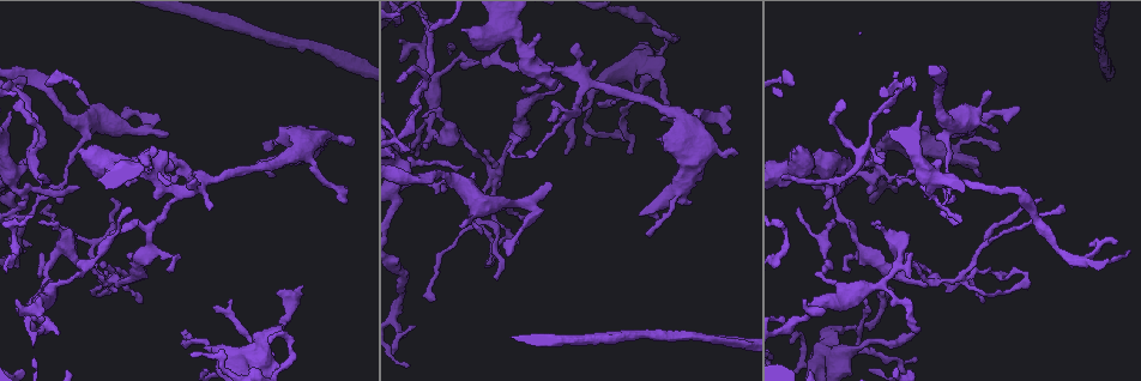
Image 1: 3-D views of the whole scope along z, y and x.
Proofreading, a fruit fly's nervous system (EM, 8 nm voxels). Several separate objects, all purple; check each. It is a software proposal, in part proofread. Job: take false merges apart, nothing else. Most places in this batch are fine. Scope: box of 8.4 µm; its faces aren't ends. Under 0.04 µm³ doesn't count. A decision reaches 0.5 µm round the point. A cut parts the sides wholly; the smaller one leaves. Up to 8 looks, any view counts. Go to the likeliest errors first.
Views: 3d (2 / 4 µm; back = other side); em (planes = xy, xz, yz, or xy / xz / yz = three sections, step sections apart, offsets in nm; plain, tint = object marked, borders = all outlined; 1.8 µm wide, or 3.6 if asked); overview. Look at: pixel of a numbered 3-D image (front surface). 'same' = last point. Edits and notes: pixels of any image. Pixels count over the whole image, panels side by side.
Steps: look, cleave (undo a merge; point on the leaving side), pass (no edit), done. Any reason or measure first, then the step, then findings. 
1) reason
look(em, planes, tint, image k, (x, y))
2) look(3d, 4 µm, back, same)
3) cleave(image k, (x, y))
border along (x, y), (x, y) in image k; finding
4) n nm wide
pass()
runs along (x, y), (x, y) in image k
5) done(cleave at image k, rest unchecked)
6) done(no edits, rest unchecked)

small branch off a trunk
look(em, 3.6 µm, planes, tint, image 1, (261, 343))

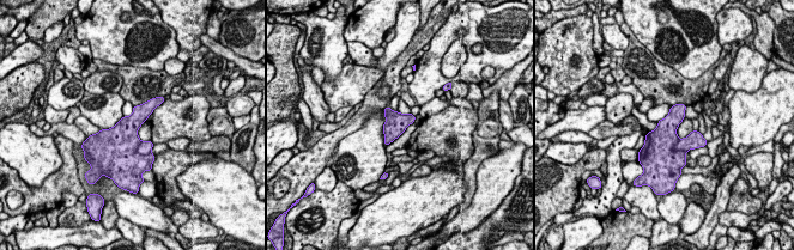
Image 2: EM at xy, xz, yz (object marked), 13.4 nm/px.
300 nm wide
cleave(image 2, (145, 147))
border along (140, 141), (137, 150), (150, 153) in image 2; two neurons meet here

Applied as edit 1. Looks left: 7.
redraw
look(overview)

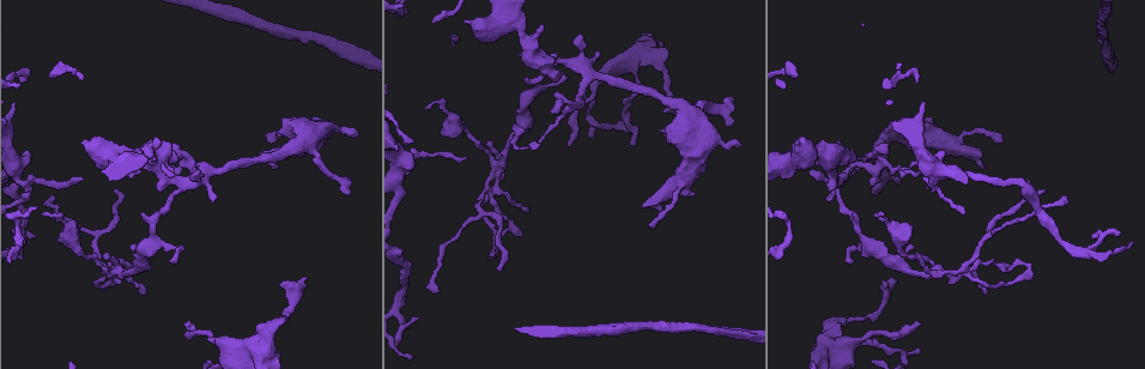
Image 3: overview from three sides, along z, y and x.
abrupt turn
look(em, planes, tint, image 3, (414, 157))

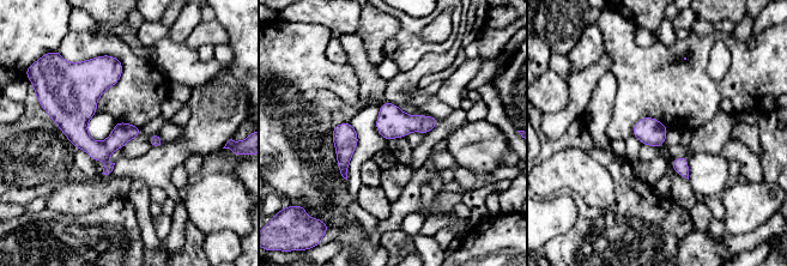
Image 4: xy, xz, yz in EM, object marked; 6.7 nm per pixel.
140 nm wide
pass()
runs along (112, 62), (80, 96), (80, 135), (106, 170) in image 4; all the same neuron

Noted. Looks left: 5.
three-way junction
look(em, 3.6 µm, planes, tint, image 3, (835, 183))

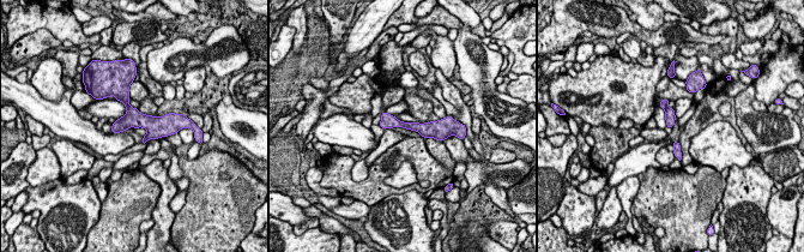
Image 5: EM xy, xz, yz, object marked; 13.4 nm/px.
140 nm wide
pass()
runs along (119, 96), (141, 120), (169, 125) in image 5; all the same neuron

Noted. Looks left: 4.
a fork
look(em, planes, tint, image 3, (115, 271))

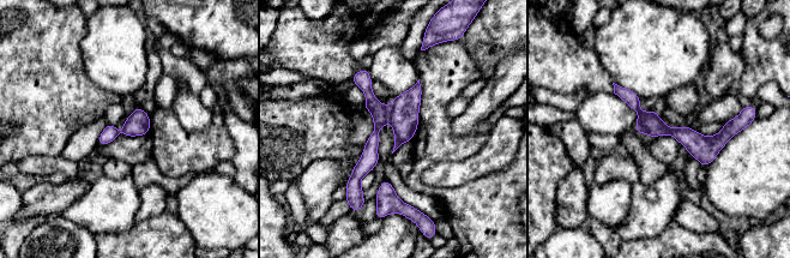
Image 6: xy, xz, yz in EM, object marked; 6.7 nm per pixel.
pass()
one neuron here

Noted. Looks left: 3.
done(cleave at image 2, rest unchecked)

